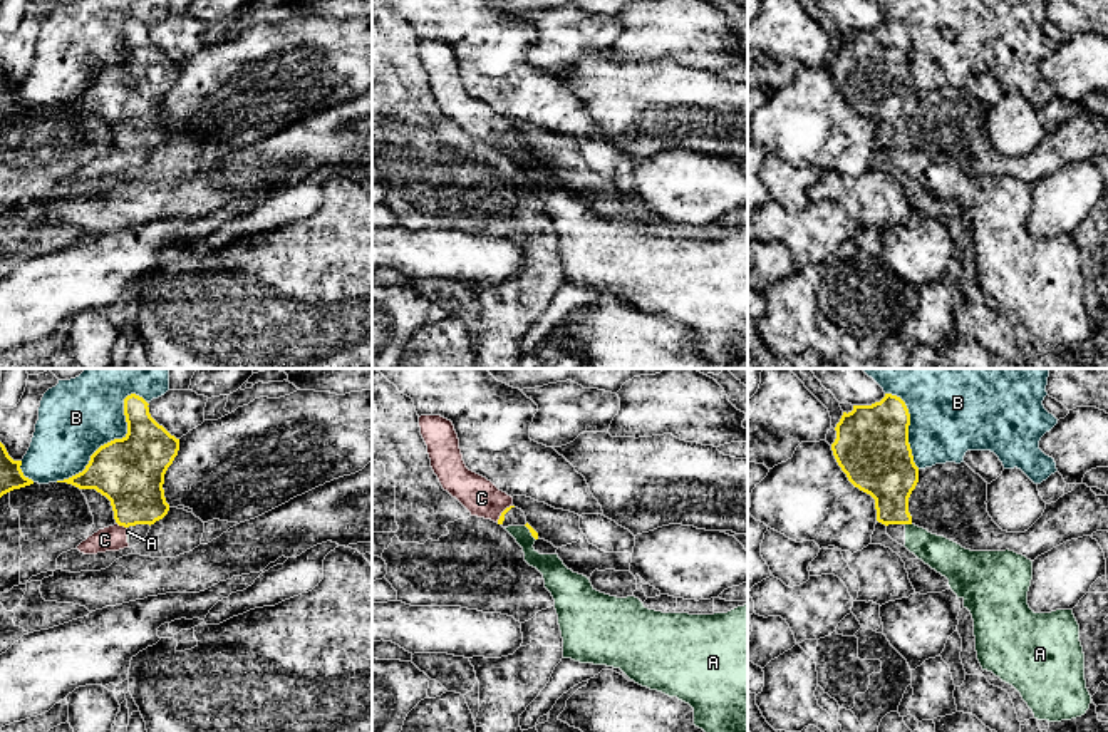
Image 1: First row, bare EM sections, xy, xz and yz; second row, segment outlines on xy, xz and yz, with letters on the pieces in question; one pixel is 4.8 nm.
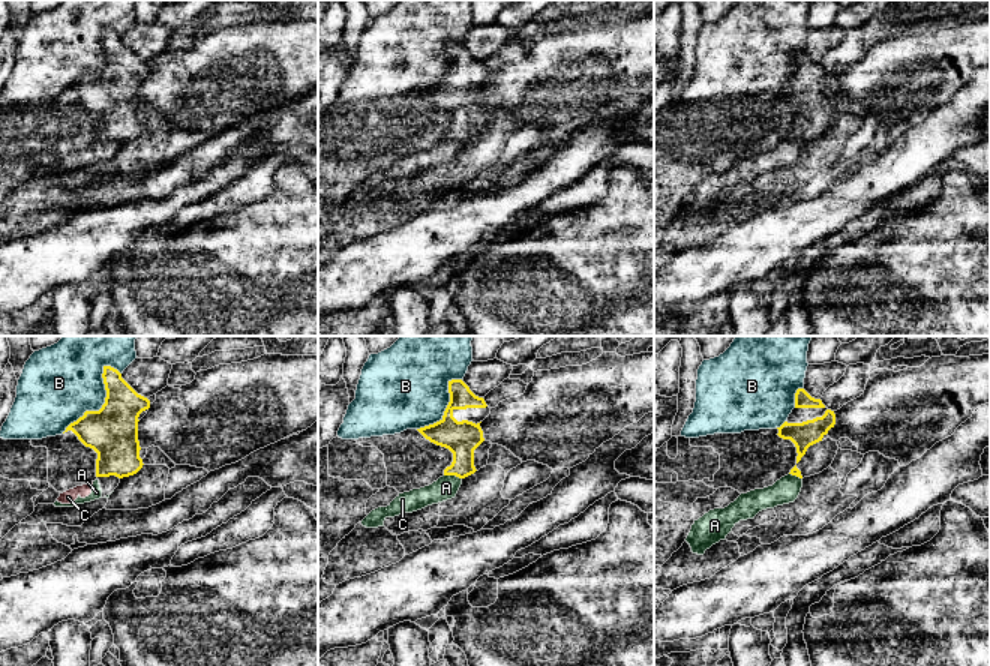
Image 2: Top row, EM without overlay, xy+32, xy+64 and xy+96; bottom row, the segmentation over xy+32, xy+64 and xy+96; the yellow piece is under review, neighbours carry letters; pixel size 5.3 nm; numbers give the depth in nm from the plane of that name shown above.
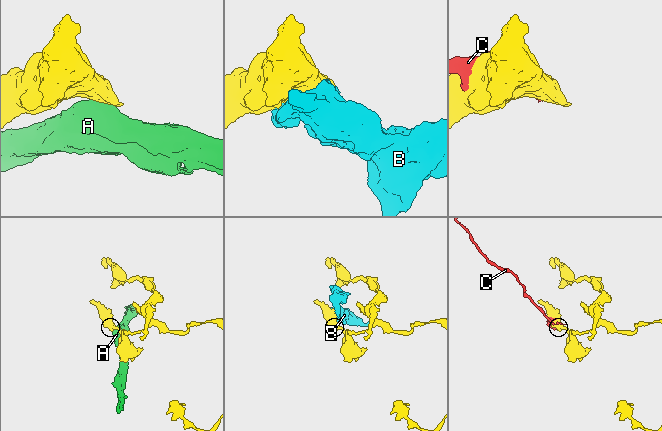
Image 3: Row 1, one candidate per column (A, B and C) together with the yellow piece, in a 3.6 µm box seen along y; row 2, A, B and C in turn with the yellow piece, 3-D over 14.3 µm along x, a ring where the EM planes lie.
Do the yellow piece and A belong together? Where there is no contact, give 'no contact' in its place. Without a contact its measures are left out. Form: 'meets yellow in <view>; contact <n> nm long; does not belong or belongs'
meets yellow in yz; contact 30 nm long; does not belong

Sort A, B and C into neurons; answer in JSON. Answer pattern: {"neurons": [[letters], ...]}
{"neurons": [["A", "C"], ["B"]]}

